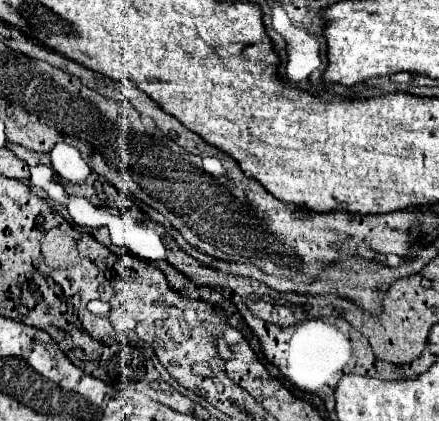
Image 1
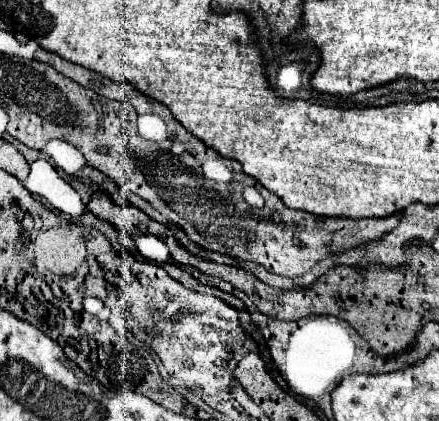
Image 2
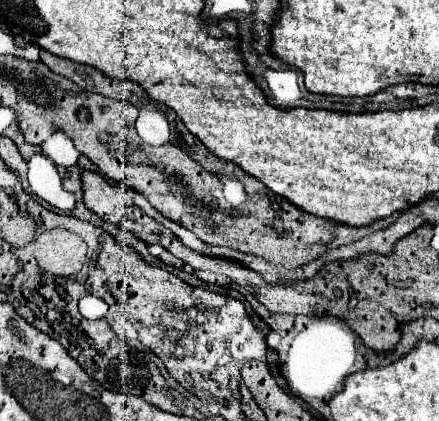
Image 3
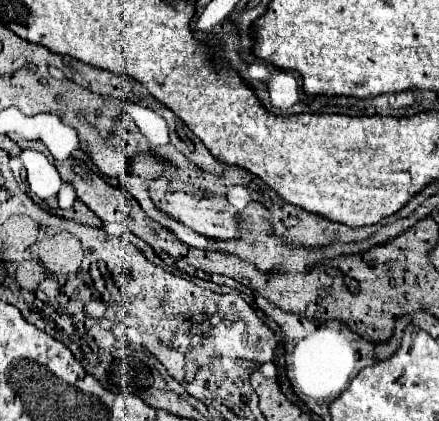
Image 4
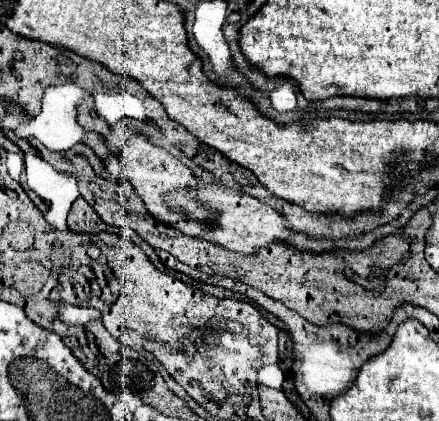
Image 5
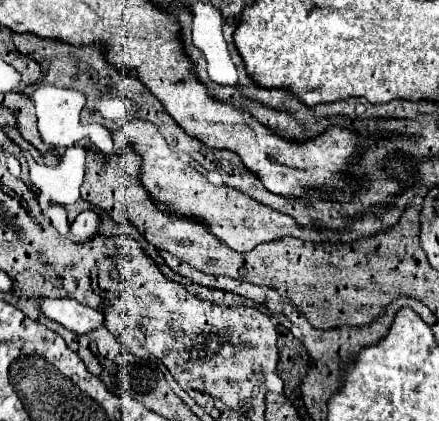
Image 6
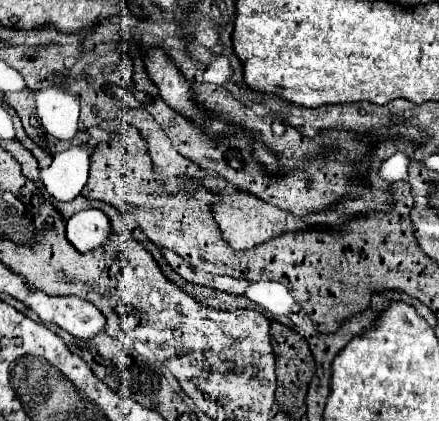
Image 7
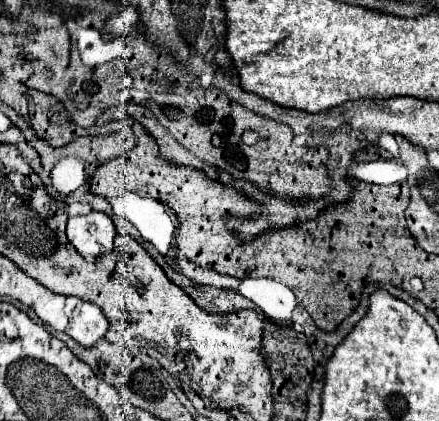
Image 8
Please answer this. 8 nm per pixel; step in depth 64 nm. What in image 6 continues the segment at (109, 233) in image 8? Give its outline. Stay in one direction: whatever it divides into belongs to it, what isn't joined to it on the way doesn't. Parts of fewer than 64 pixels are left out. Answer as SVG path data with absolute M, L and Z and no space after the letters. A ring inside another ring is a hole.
M84 210L76 216L76 220L70 224L72 240L78 244L90 242L100 234L100 216L94 210Z

